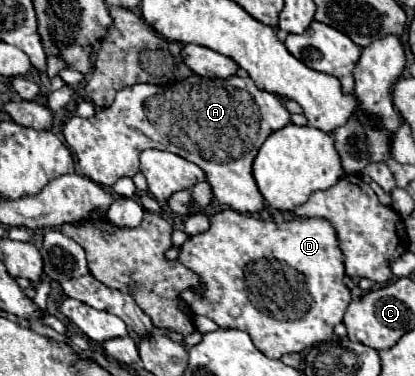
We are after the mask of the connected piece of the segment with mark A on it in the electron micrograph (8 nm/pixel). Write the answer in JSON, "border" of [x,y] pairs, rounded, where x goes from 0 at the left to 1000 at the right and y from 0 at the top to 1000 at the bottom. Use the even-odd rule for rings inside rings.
{"border":[[[465,197],[460,207],[446,207],[441,218],[427,218],[417,229],[364,229],[364,223],[325,223],[311,234],[296,234],[282,245],[277,271],[263,287],[234,287],[224,314],[171,314],[152,335],[152,367],[161,388],[176,399],[186,436],[205,468],[214,468],[224,484],[248,495],[272,495],[296,468],[320,468],[335,457],[335,410],[354,394],[417,404],[465,436],[475,436],[494,468],[499,484],[513,500],[518,532],[537,548],[552,548],[581,569],[614,569],[639,553],[634,521],[624,516],[624,500],[614,495],[614,479],[605,473],[605,431],[639,378],[639,367],[701,330],[701,303],[682,282],[682,266],[667,250],[624,239],[614,218],[595,207],[484,207]]]}

